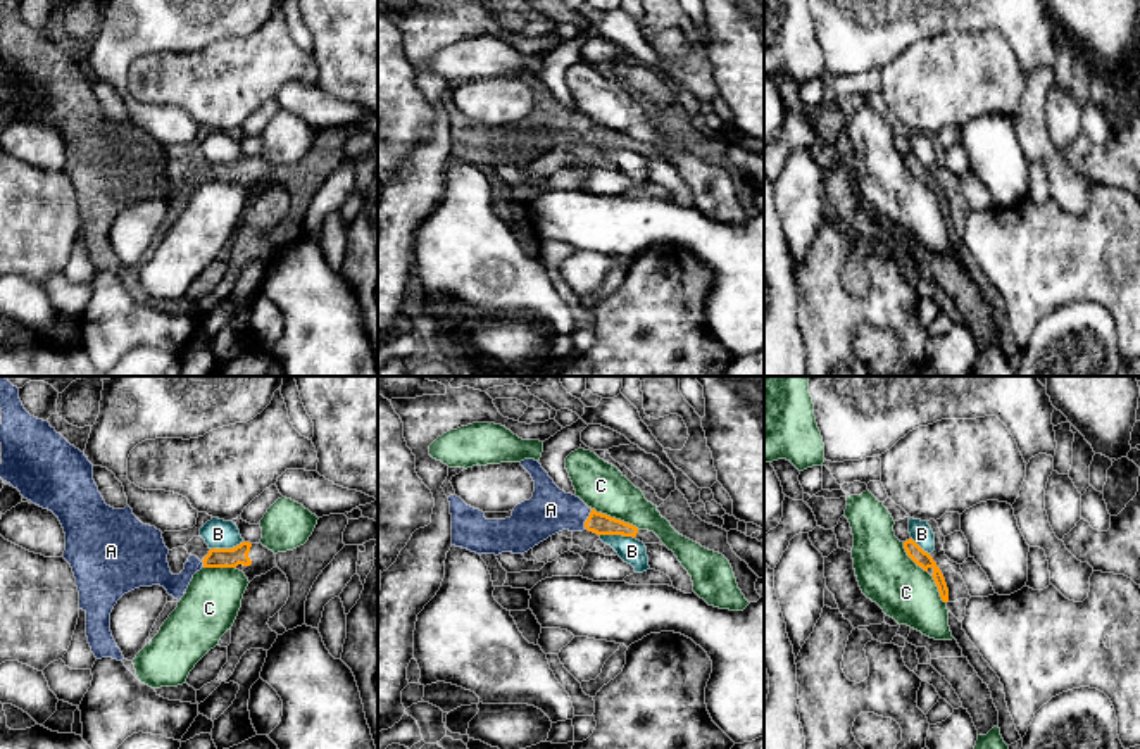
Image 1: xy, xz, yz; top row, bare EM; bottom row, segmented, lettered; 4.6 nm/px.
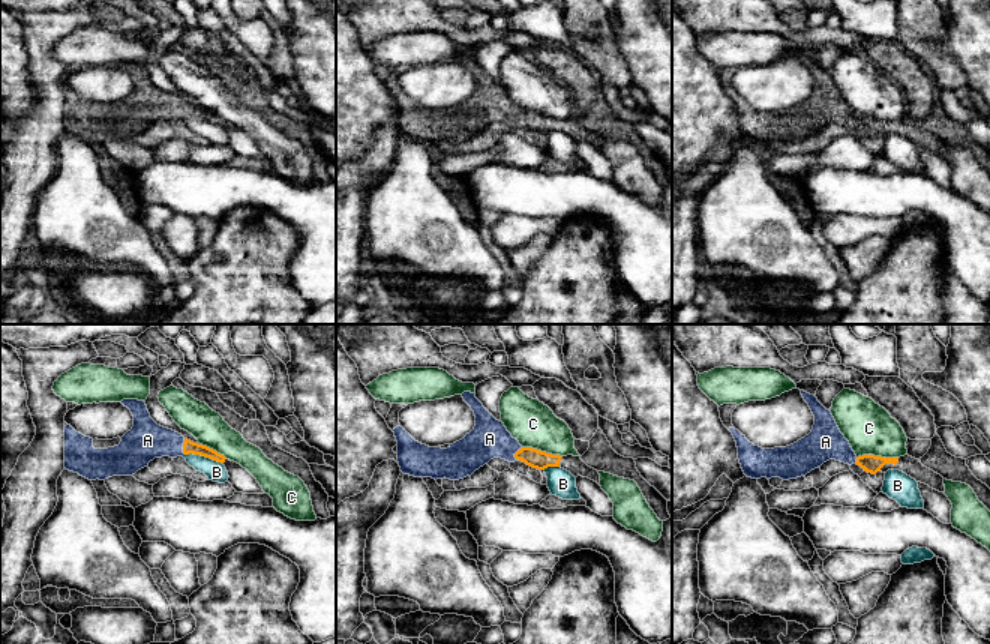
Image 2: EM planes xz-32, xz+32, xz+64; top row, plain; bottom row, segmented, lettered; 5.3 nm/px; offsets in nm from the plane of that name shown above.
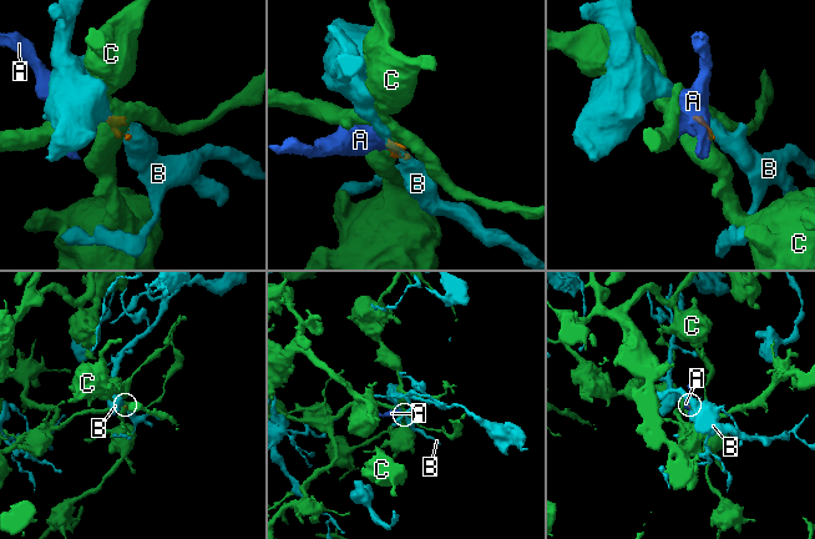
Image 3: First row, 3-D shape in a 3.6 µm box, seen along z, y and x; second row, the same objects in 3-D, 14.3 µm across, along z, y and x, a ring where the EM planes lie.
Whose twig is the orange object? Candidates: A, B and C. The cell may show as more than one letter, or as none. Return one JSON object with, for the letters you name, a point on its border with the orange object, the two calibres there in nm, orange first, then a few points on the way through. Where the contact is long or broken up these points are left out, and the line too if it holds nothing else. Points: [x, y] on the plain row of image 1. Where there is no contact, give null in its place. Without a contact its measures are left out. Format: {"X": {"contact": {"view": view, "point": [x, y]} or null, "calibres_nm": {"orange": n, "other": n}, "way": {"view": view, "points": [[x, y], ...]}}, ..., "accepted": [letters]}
{"A": {"contact": {"view": "xz", "point": [588, 132]}, "calibres_nm": {"orange": 100, "other": 220}, "way": {"view": "xz", "points": [[599, 137], [588, 132], [551, 123]]}}, "accepted": ["A"]}

